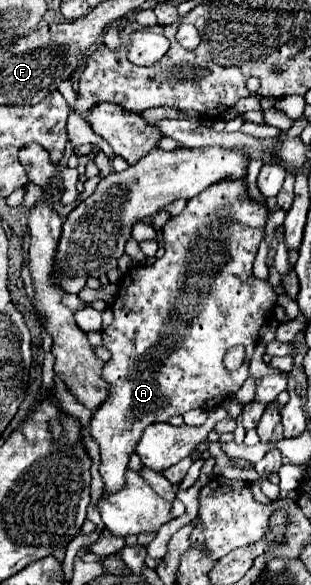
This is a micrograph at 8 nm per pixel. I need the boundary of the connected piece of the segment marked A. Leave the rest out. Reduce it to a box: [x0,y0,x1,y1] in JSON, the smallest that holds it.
[90,178,278,494]

